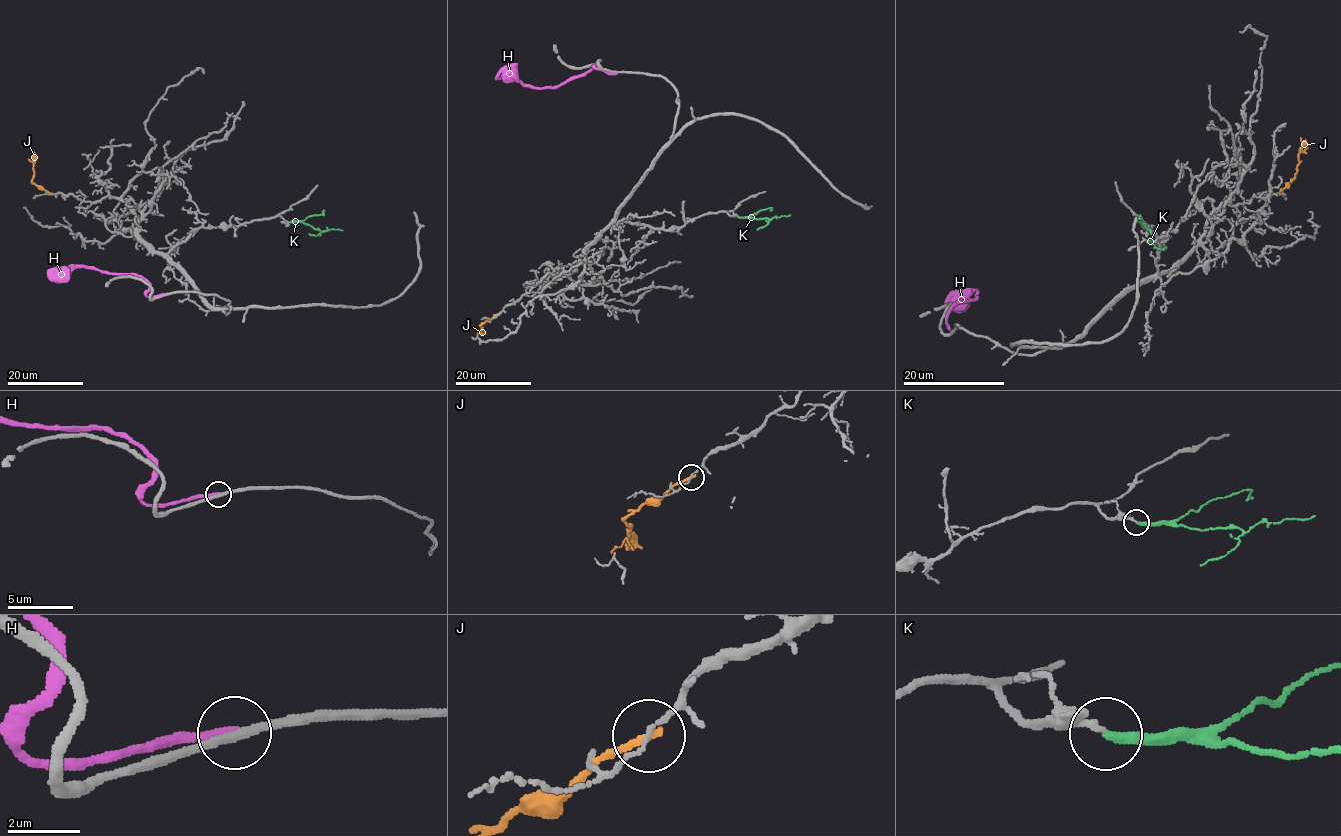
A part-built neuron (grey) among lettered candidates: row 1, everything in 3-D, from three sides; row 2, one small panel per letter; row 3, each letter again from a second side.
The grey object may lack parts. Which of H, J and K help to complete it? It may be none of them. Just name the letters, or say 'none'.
K

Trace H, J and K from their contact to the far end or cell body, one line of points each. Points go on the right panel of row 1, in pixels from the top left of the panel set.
H: (956, 327), (954, 331), (948, 328), (946, 314), (955, 304), (974, 299), (974, 290), (959, 300), (960, 308)
J: (1278, 193), (1295, 177), (1298, 150), (1302, 147), (1301, 138)
K: (1149, 231), (1153, 244), (1147, 242)

